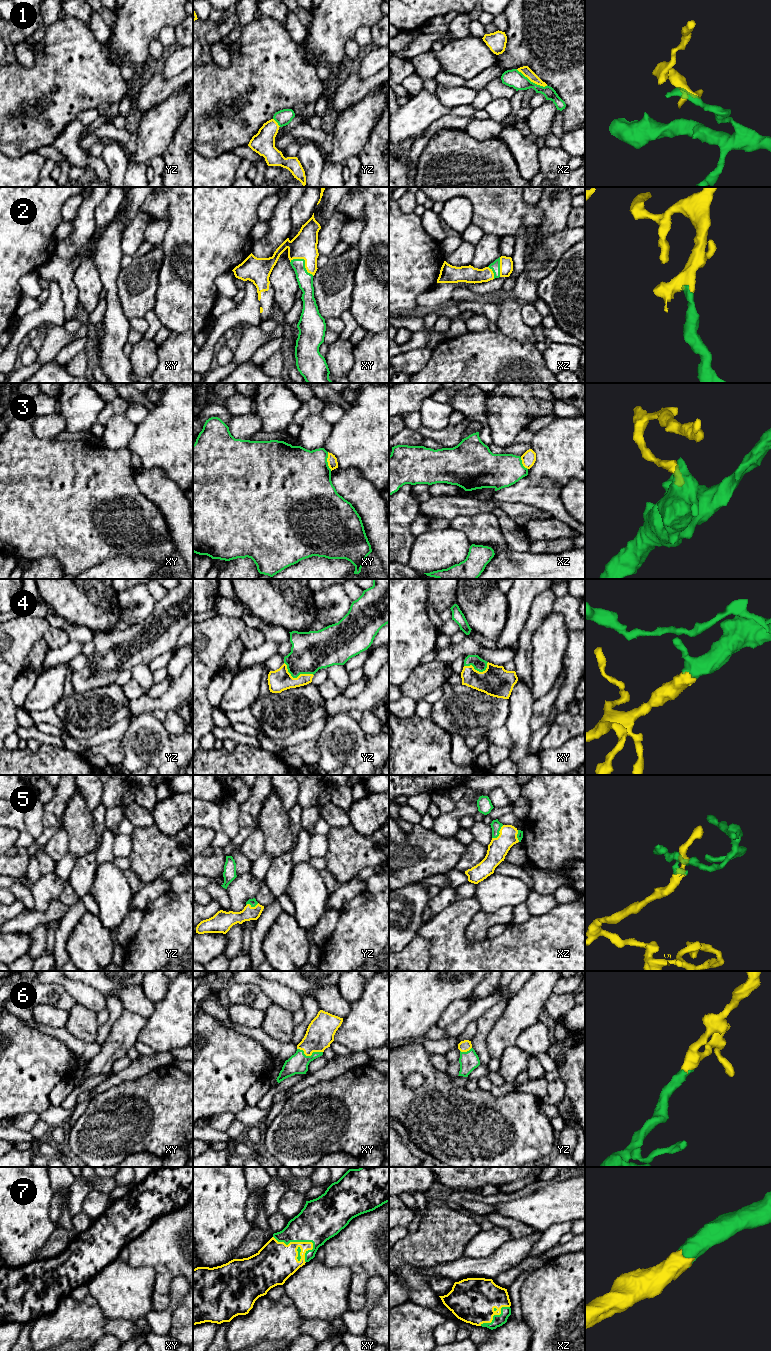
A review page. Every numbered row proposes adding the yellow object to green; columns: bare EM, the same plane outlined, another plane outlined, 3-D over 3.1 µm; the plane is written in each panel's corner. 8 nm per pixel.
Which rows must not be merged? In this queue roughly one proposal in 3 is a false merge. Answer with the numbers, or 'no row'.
1, 3

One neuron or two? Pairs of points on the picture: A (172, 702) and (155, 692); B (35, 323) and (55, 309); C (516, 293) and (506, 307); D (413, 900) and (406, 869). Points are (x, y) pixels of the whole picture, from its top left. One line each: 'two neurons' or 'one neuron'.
A: two neurons
B: one neuron
C: two neurons
D: two neurons

